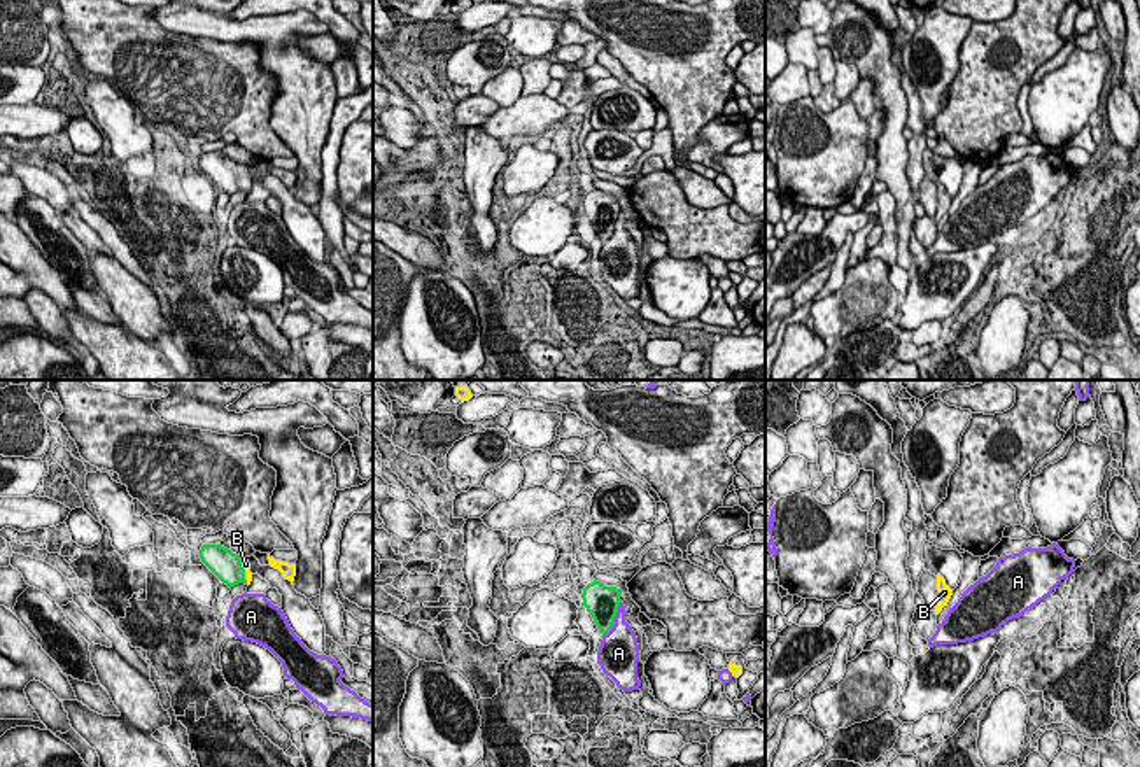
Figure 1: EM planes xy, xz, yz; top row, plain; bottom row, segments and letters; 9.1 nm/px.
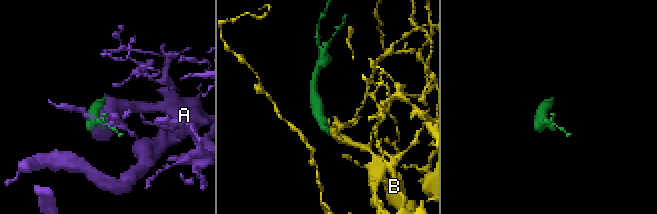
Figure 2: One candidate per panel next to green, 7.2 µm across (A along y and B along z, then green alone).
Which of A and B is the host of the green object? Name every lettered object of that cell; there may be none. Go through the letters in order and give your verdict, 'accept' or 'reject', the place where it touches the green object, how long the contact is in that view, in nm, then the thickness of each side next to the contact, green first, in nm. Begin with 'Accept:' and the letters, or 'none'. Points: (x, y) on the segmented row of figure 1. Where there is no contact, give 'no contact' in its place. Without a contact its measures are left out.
Accept: B
A: reject; meets green in xz at (613, 619); contact 380 nm long; 300 nm thick on the green side, 320 nm on the other
B: accept; meets green in xy at (244, 571); contact 260 nm long; 280 nm thick on the green side, 70 nm on the other

